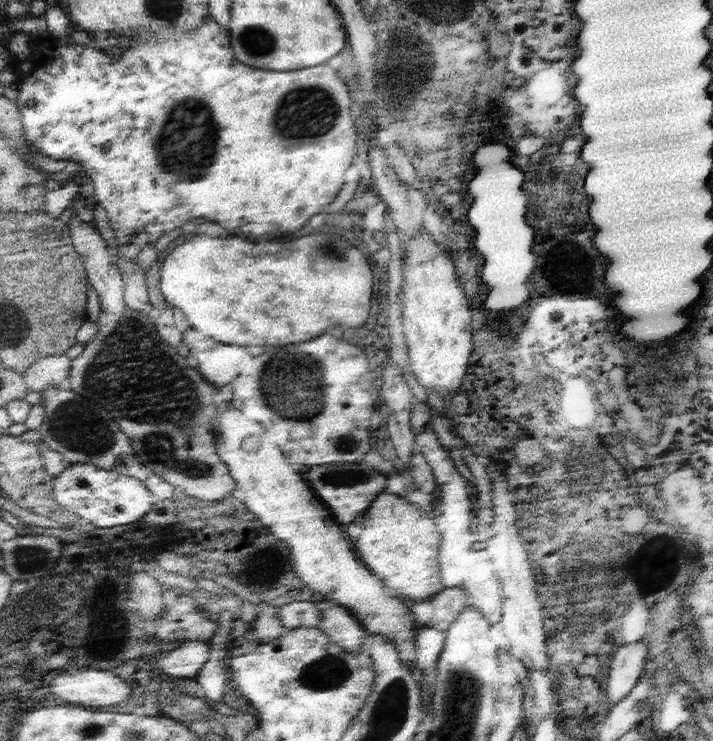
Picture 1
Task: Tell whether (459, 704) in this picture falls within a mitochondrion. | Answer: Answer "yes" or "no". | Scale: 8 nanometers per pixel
yes

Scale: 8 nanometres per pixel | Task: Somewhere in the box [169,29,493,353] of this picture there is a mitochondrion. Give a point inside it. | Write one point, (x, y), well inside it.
(307, 112)

